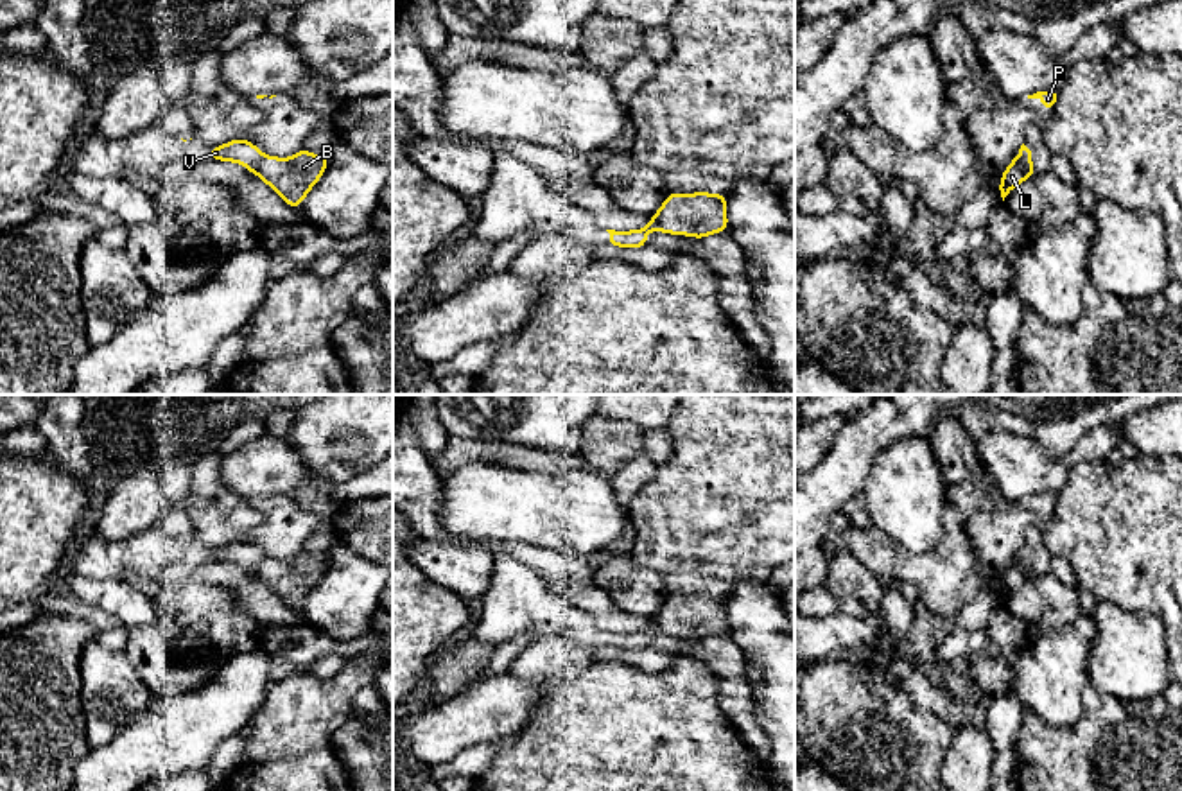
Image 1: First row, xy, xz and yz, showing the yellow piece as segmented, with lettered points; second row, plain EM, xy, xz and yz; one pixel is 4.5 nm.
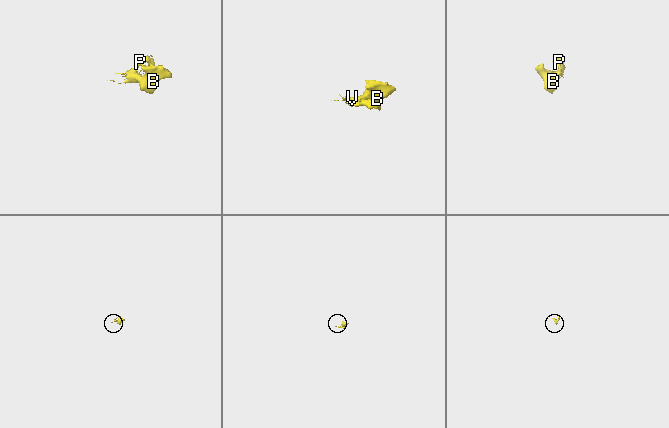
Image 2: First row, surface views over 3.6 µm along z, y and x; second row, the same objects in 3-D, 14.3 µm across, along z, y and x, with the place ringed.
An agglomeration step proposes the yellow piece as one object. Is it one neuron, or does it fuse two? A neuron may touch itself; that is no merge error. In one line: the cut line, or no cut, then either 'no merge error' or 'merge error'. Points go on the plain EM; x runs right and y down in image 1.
cut in xy along (262, 556), (253, 574); merge error

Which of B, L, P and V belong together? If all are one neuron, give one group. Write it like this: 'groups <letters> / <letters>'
groups B L / P V

